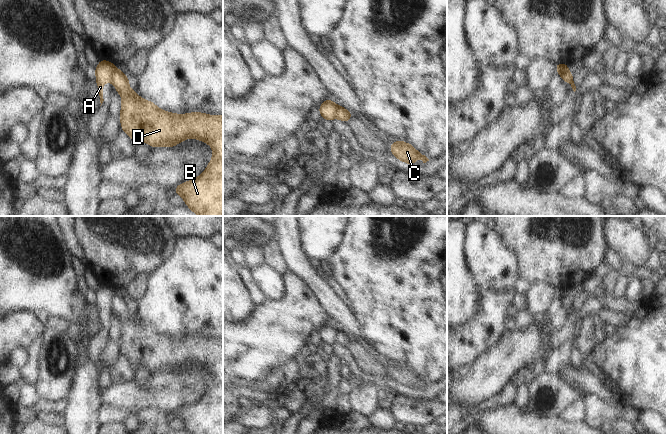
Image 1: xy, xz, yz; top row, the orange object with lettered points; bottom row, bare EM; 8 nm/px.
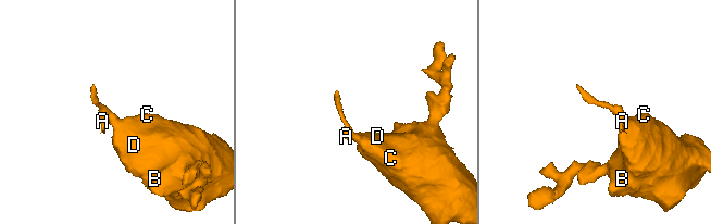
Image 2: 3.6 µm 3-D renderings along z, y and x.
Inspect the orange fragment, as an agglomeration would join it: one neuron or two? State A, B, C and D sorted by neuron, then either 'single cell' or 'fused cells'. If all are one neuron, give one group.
groups A / B C D; fused cells

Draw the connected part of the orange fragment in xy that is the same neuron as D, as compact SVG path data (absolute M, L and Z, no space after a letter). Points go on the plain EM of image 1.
M119 293L113 296L116 315L122 320L120 345L122 356L137 368L140 364L150 371L173 371L188 361L206 366L213 373L212 384L197 402L178 409L174 415L191 434L223 434L223 339L212 340L200 336L175 338L161 334L129 312L129 302Z

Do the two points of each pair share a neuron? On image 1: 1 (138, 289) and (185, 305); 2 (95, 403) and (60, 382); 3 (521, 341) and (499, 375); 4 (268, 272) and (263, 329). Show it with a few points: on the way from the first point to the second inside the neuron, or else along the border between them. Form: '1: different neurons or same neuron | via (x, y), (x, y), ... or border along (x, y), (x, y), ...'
1: different neurons | border along (149, 275), (148, 288), (138, 301)
2: different neurons | border along (78, 366), (75, 372), (73, 387), (66, 397)
3: same neuron | via (516, 349), (499, 367)
4: different neurons | border along (284, 281), (285, 294), (281, 298), (268, 299)

